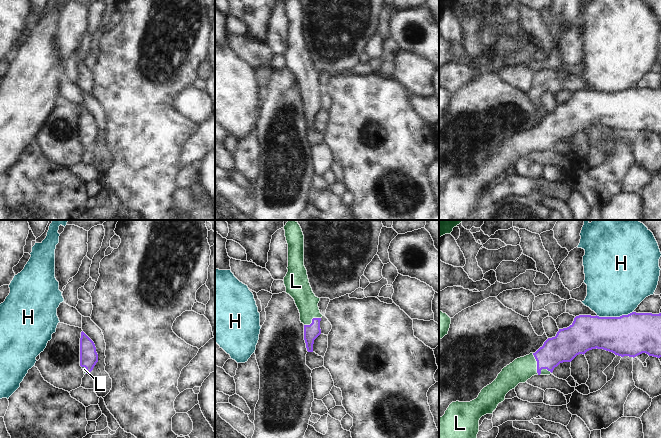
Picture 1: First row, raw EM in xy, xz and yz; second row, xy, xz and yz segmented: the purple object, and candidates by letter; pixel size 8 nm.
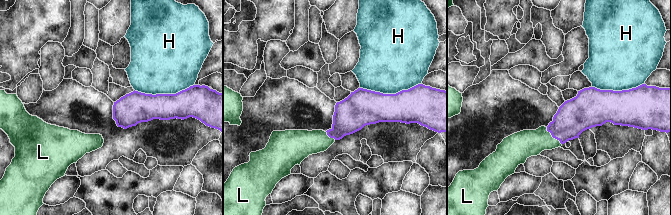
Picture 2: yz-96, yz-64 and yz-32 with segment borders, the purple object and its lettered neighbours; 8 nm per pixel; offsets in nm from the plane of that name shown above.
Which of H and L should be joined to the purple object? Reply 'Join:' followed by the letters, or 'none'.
Join: L

